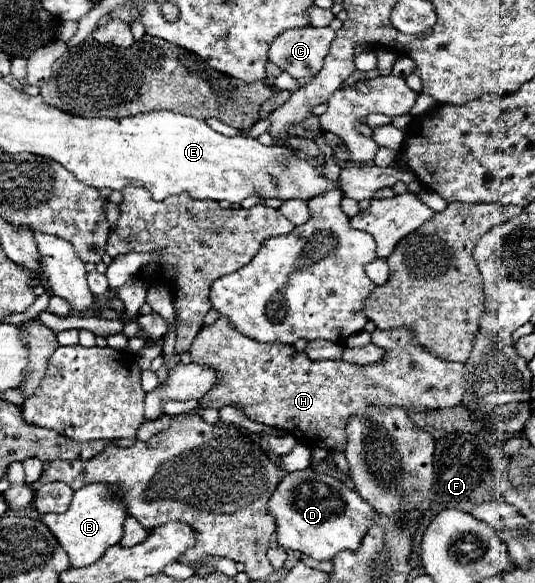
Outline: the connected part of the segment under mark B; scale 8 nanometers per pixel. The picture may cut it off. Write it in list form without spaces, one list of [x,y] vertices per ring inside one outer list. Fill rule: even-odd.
[[[86,485],[74,493],[70,509],[62,515],[40,515],[40,521],[54,533],[62,549],[66,549],[72,567],[86,567],[96,563],[104,551],[122,539],[122,527],[126,519],[126,507],[106,485]]]

